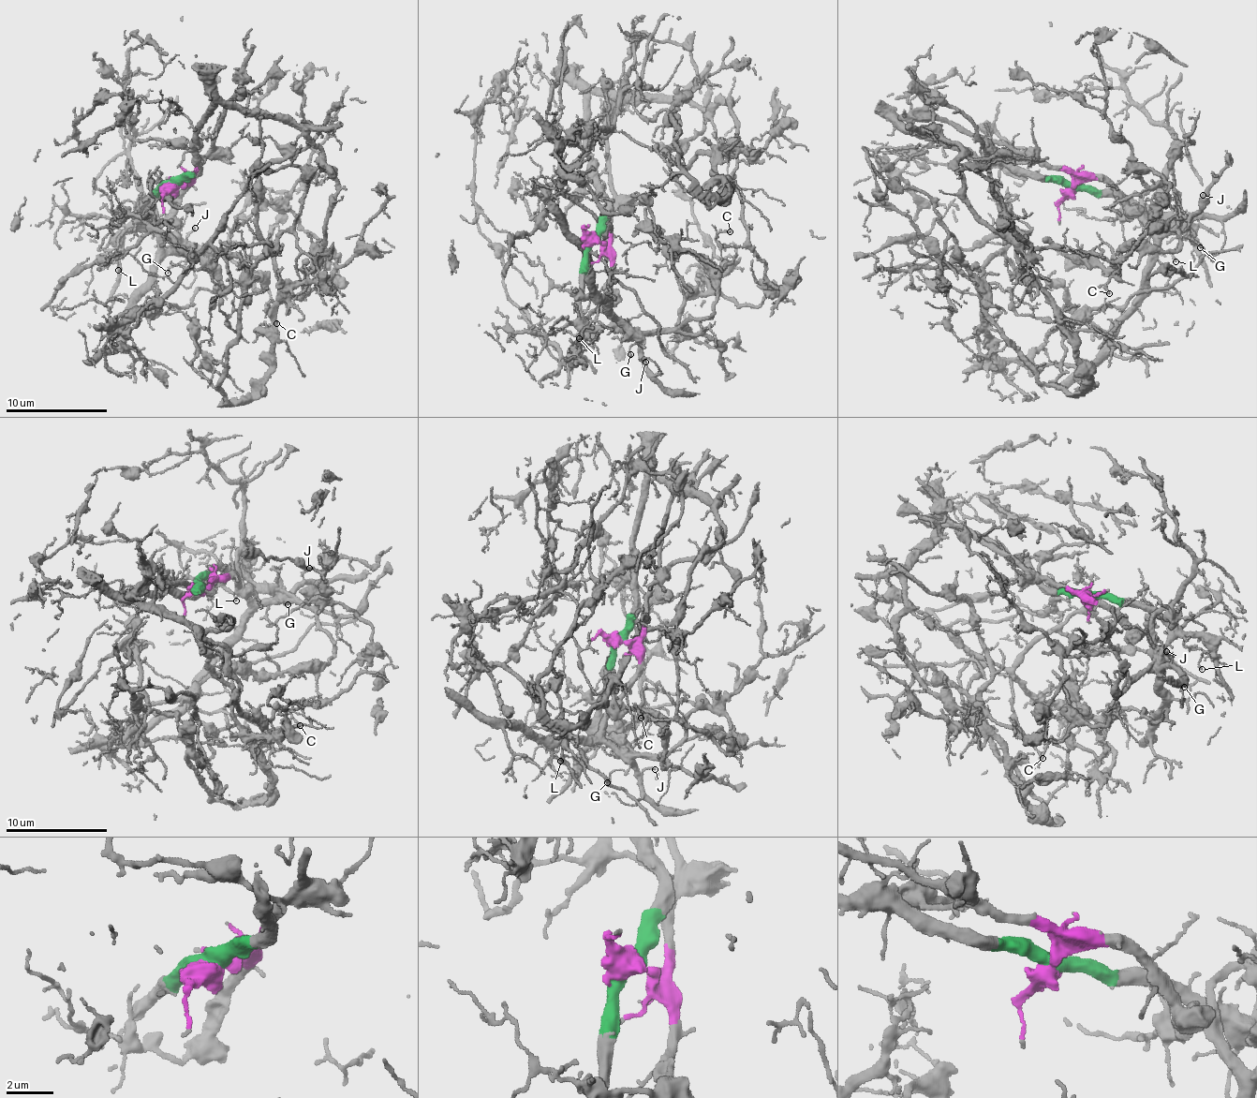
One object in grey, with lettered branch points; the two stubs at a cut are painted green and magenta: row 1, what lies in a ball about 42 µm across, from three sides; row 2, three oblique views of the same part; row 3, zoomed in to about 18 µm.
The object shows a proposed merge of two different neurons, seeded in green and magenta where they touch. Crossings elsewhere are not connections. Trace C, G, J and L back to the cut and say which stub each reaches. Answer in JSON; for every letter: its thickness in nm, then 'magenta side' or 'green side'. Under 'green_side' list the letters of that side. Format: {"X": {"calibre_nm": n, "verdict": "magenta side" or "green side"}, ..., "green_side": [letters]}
{"C": {"calibre_nm": 140, "verdict": "green side"}, "G": {"calibre_nm": 110, "verdict": "magenta side"}, "J": {"calibre_nm": 150, "verdict": "magenta side"}, "L": {"calibre_nm": 130, "verdict": "green side"}, "green_side": ["C", "L"]}

